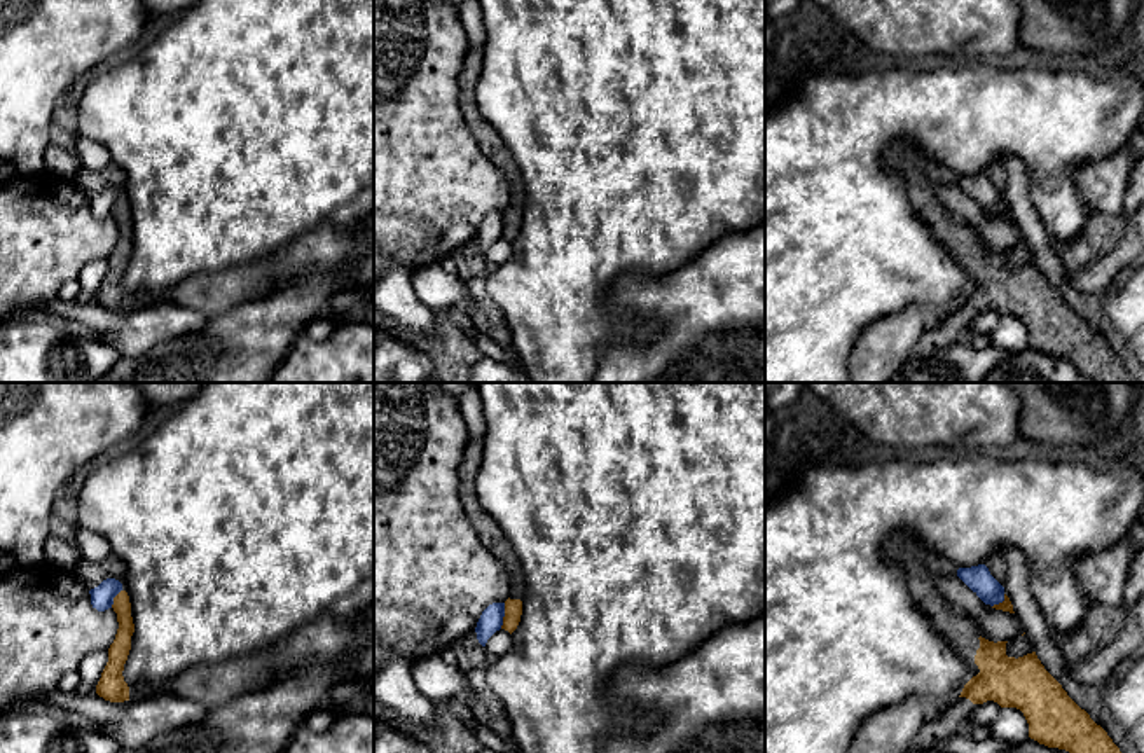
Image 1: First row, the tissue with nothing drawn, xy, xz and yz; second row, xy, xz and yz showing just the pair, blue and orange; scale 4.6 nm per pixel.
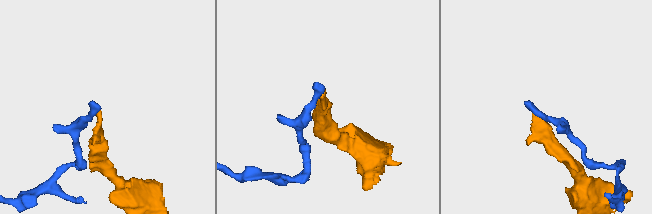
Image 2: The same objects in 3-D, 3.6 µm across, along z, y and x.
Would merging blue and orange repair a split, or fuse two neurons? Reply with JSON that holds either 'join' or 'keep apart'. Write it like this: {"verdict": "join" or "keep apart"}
{"verdict": "keep apart"}

